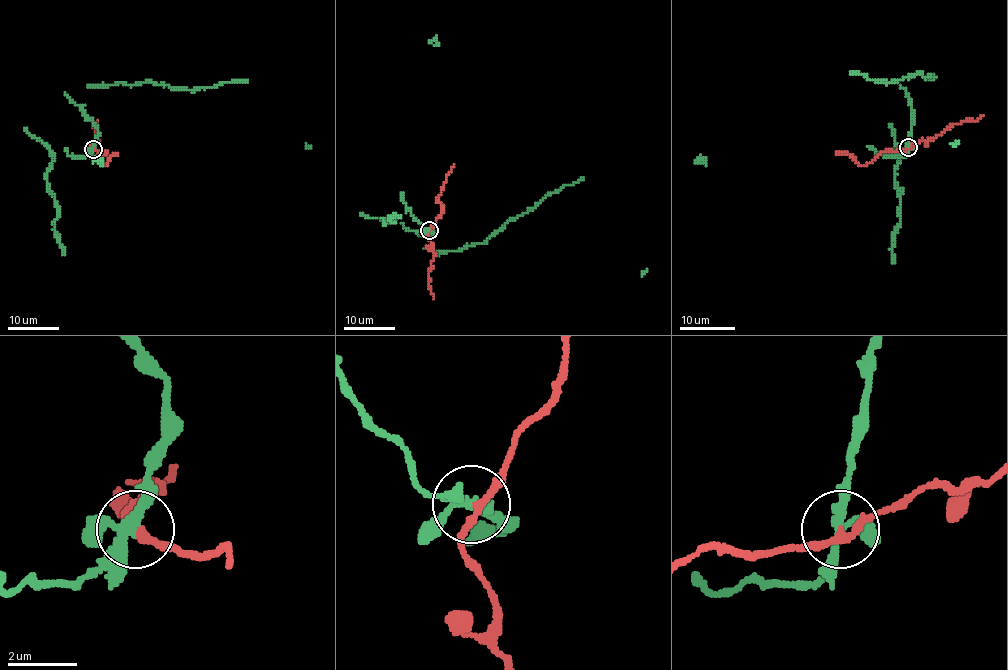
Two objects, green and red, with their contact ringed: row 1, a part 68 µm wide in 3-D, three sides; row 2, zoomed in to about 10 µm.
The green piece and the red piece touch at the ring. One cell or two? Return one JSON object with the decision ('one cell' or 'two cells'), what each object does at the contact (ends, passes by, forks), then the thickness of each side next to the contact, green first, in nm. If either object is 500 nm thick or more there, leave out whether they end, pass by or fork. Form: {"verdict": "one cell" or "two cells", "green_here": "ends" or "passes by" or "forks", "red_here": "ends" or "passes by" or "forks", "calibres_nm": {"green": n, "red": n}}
{"verdict": "two cells", "green_here": "forks", "red_here": "passes by", "calibres_nm": {"green": 240, "red": 200}}

